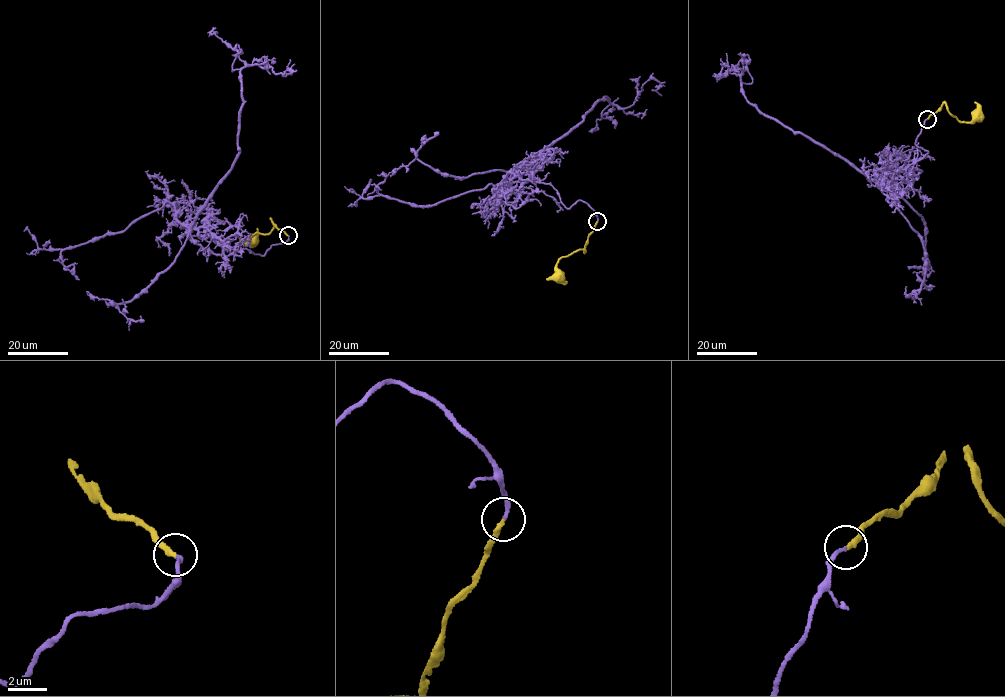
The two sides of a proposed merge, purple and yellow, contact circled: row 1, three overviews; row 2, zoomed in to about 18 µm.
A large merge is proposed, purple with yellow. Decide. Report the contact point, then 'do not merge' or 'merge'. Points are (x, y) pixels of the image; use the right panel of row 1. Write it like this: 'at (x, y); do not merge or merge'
at (927, 119); merge

